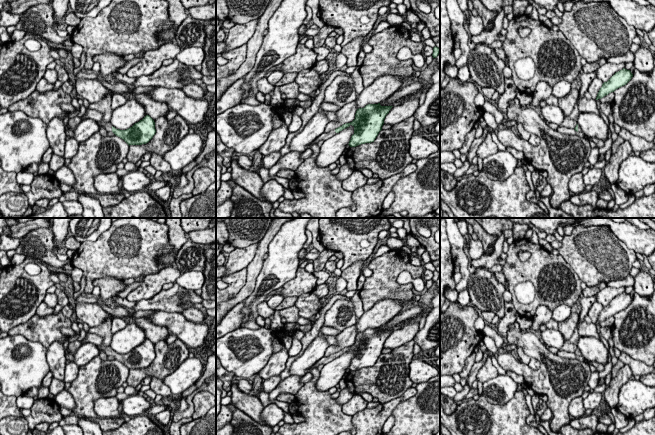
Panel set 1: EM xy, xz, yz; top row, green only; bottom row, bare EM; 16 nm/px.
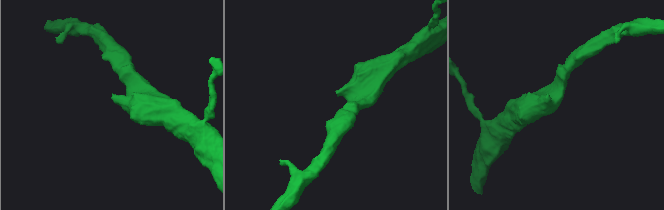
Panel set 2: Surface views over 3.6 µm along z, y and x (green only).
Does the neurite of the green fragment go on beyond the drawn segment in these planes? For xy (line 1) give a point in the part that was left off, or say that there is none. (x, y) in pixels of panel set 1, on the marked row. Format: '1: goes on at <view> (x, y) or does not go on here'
1: goes on at xy (108, 127)

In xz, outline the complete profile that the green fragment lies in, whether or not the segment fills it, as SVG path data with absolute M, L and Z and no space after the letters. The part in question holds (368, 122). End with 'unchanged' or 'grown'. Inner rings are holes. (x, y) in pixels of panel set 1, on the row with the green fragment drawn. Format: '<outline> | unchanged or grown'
M378 103L368 104L364 108L359 108L356 111L355 119L352 122L343 124L329 133L322 133L308 145L308 148L321 140L325 141L326 139L331 138L350 125L354 127L354 134L351 136L348 144L350 147L374 142L379 132L382 130L386 115L392 107L393 106L381 106L380 103Z | grown

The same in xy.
M146 115L142 120L126 130L116 129L104 120L97 121L97 123L100 128L104 126L107 132L113 132L129 146L146 144L156 133L155 122L149 115Z | grown

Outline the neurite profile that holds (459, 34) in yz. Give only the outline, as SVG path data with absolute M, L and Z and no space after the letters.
M446 0L446 9L451 21L453 41L460 43L461 56L455 62L456 67L459 69L467 64L470 52L468 40L471 35L465 30L464 12L460 9L457 0Z

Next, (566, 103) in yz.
M571 88L570 92L566 96L558 99L558 106L562 109L565 117L571 114L578 100L578 96L579 90Z

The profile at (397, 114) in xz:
M419 95L408 97L400 105L391 108L384 119L384 124L391 126L398 124L413 116L418 107Z

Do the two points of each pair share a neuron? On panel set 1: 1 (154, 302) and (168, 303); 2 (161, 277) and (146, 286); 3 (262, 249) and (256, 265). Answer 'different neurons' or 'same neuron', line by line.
1: same neuron
2: same neuron
3: same neuron

